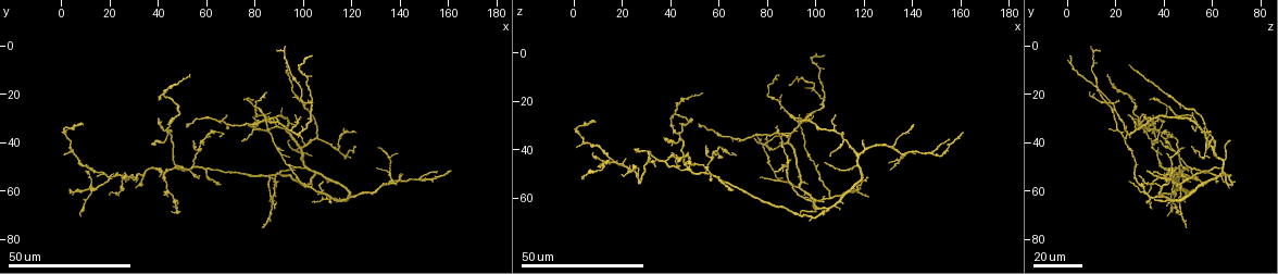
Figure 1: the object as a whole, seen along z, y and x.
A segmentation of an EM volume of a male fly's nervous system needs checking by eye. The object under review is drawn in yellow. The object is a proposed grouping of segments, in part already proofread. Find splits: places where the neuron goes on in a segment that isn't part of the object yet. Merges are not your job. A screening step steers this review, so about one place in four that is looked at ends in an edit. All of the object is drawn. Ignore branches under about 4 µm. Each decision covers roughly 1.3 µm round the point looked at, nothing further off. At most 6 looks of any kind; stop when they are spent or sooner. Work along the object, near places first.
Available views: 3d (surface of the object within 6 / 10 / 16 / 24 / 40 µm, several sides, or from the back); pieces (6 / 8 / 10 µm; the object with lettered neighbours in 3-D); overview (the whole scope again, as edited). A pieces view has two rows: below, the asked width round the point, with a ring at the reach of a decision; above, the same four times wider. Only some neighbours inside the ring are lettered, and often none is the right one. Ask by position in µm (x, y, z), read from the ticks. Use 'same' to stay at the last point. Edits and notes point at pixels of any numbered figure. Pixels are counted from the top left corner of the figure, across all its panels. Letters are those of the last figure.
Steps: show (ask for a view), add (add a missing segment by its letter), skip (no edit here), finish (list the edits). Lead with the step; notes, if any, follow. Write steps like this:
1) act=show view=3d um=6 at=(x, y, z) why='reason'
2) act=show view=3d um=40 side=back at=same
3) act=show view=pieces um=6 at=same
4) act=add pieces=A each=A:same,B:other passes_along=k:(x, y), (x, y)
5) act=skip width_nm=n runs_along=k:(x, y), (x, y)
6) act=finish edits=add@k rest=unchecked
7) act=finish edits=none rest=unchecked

act=show view=3d um=24 at=(53, 13, 16) why='long arm stops here'

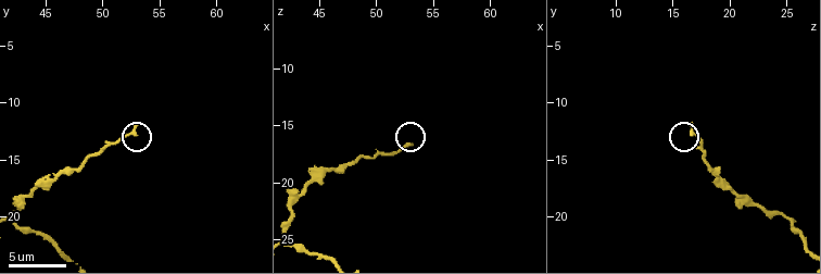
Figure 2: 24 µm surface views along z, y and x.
act=show view=pieces um=10 at=(53.2, 11.8, 16.8)

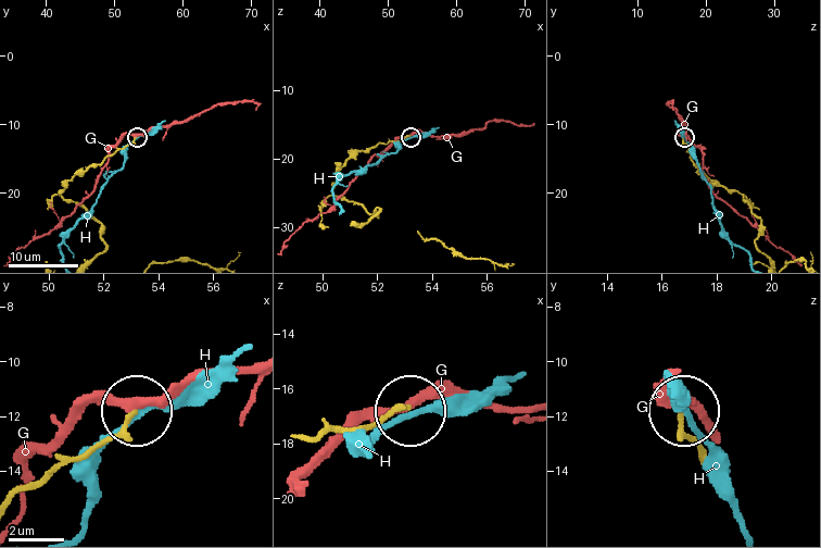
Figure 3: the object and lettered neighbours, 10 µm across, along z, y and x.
act=skip each=G:other,H:other runs_along=3:(707, 460), (679, 415) found='none of them fits'

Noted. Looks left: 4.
act=show view=3d um=24 at=(94, 40, 68)

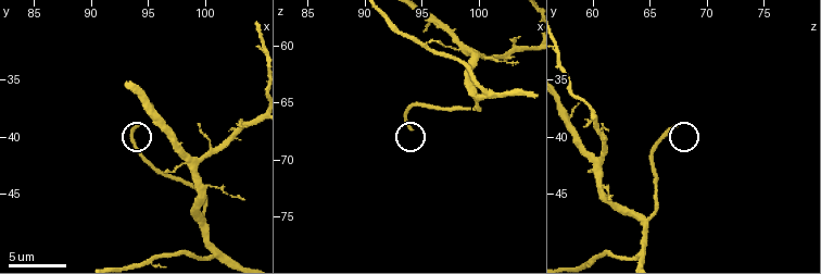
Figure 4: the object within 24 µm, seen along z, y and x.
act=show view=pieces um=8 at=(93.8, 39.0, 67.2) why='see the neighbours'

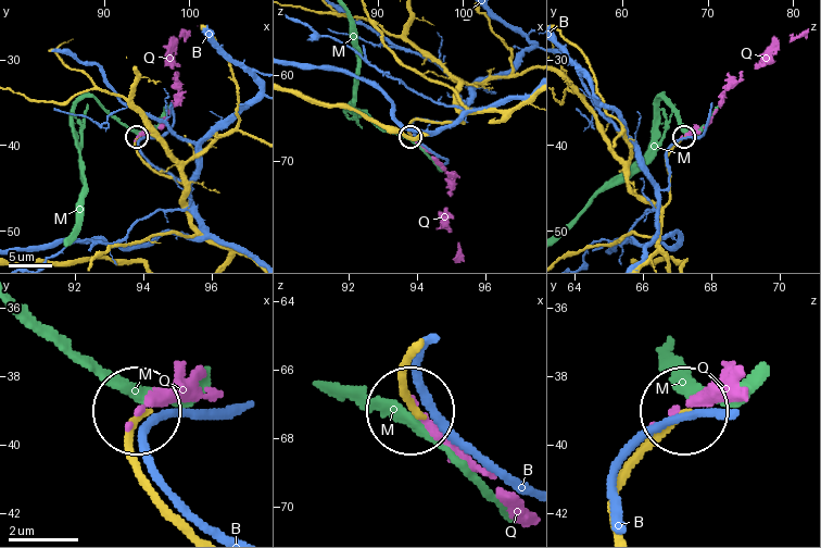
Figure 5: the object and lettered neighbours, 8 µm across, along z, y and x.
act=skip each=B:other,M:other,Q:other runs_along=5:(186, 526), (139, 464), (133, 414) found='none of them fits'

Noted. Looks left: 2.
act=show view=3d um=24 at=(121, 42, 51) why='free end'

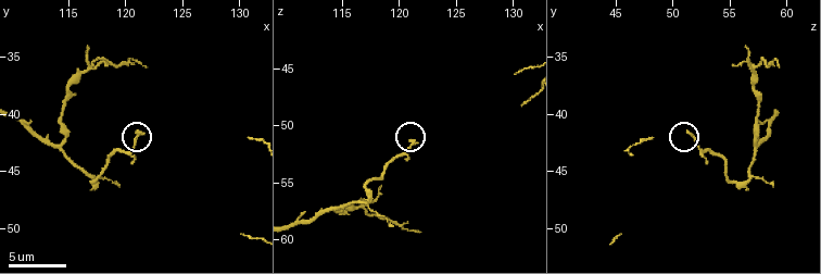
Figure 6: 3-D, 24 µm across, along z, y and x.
act=show view=pieces um=10 at=(121.4, 41.6, 51.6) why='see the neighbours'

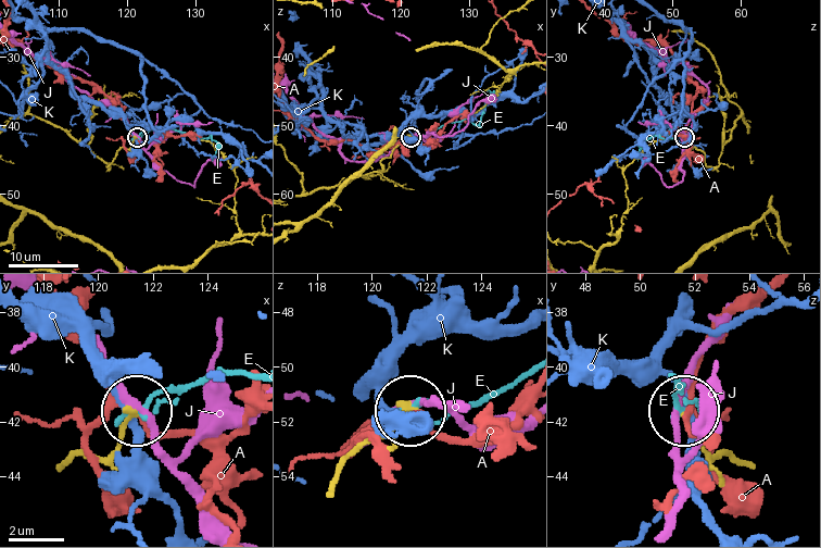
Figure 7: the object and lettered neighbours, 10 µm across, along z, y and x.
act=skip each=A:other,E:other,J:other,K:other runs_along=7:(62, 469), (78, 455), (106, 452), (133, 413) found='none of them fits'

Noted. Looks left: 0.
act=finish edits=none rest=unchecked

